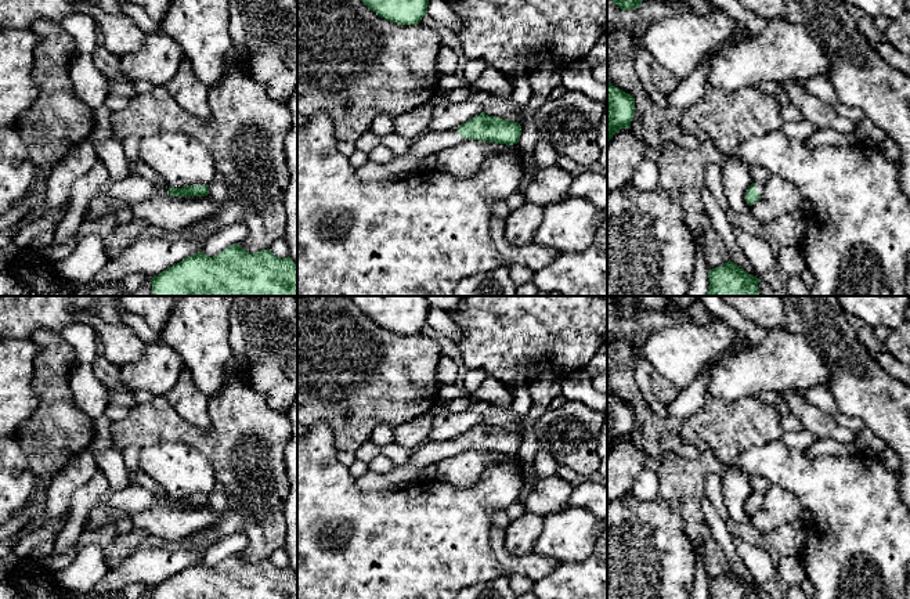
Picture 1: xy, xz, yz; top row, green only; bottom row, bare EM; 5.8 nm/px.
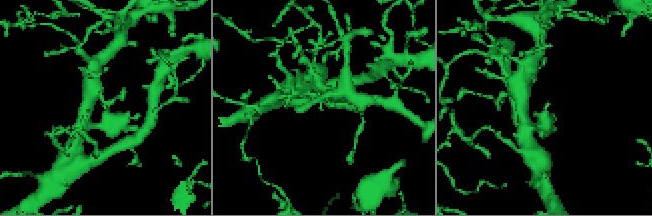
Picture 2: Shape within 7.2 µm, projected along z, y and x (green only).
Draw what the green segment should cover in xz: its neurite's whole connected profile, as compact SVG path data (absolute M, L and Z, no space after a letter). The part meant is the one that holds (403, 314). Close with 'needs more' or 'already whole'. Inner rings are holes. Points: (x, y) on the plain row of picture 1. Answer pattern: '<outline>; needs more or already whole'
M349 296L379 326L398 335L416 335L427 324L426 296Z; already whole

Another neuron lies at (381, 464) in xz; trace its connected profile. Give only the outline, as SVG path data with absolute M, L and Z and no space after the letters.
M379 454L368 465L369 465L369 472L379 474L387 473L396 468L396 463L383 454Z

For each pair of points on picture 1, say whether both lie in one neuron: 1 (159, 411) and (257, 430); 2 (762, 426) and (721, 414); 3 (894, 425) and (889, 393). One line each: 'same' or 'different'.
1: same
2: same
3: same

